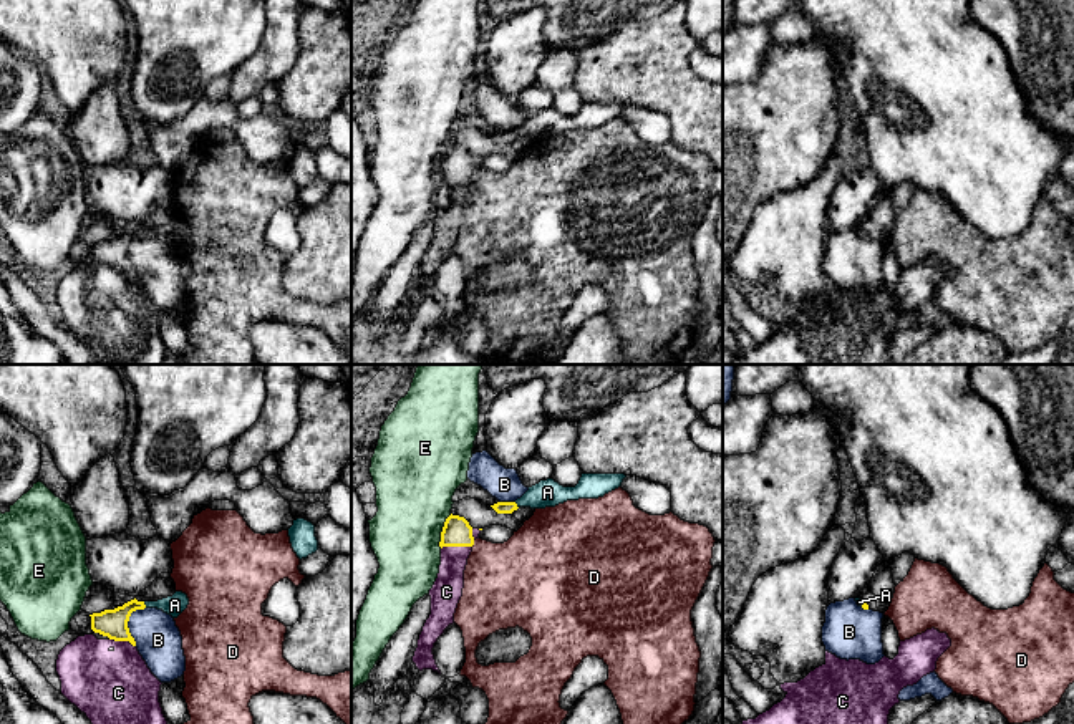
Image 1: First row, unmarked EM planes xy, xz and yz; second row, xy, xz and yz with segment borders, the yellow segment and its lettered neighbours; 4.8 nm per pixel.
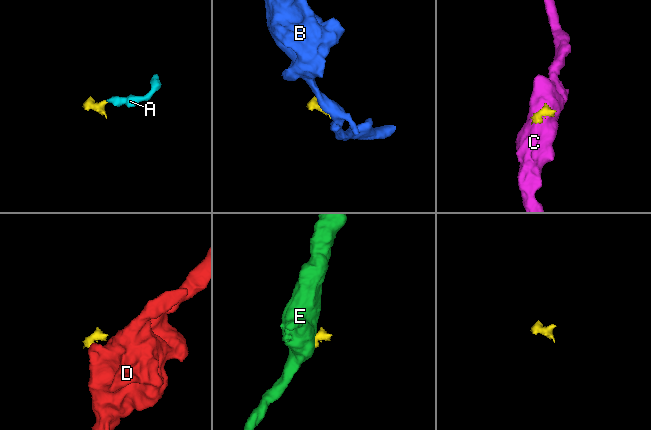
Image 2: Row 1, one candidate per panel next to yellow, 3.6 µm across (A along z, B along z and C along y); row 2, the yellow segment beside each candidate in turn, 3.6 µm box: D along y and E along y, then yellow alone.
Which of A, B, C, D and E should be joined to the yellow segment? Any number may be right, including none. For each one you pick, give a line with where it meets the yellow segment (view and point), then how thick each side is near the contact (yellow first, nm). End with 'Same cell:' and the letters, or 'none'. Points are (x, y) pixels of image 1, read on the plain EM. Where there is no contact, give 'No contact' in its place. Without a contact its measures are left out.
A: Touches yellow at xy (145, 234). Thickness 140 nm (yellow) against 100 nm
C: Touches yellow at xz (456, 174). Thickness 140 nm (yellow) against 150 nm
Same cell: A, C

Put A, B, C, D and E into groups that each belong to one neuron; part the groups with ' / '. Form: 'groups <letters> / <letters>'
groups A C / B / D / E

